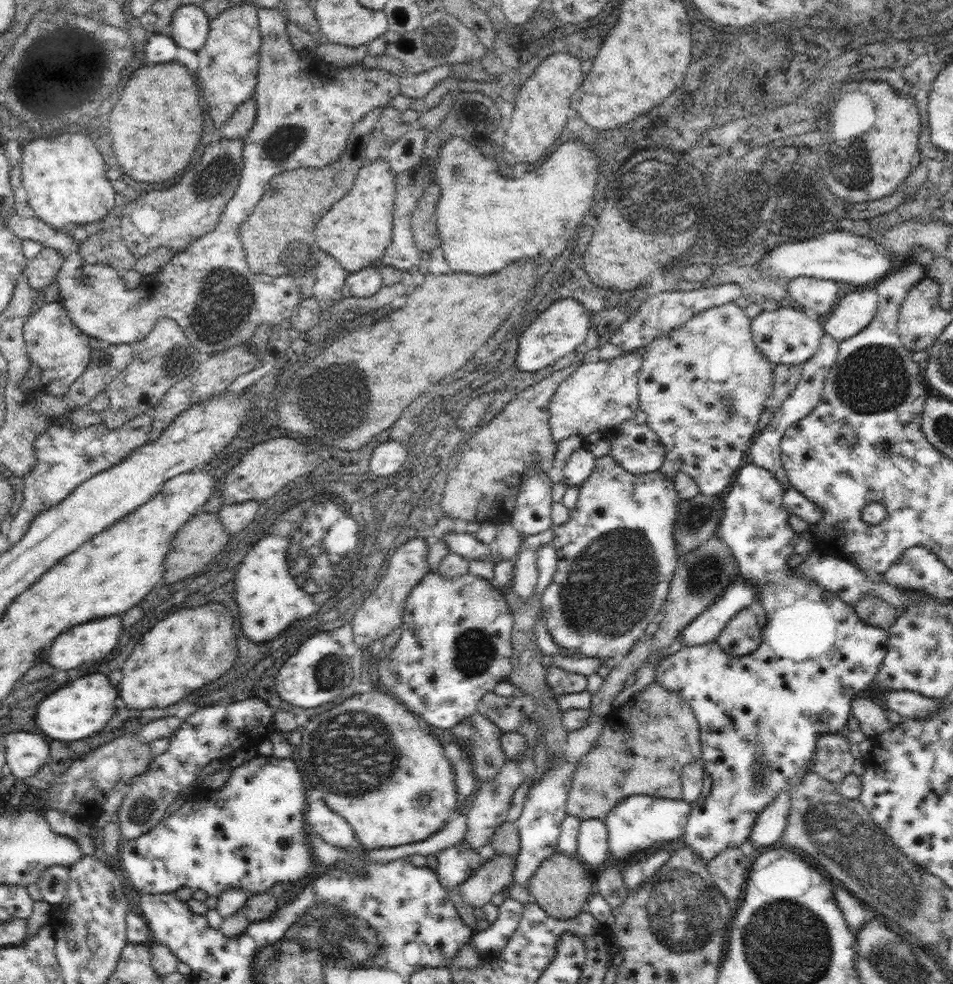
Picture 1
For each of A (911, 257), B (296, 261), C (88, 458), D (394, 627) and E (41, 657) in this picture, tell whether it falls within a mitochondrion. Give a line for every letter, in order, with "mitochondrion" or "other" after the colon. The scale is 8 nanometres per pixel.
A: other
B: mitochondrion
C: mitochondrion
D: other
E: other

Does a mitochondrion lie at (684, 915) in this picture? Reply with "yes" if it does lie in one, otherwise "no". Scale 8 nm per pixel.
yes

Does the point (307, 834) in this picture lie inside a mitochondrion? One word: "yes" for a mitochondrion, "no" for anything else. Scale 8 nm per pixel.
no

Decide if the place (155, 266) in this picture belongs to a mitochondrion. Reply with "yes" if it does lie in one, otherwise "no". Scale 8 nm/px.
no

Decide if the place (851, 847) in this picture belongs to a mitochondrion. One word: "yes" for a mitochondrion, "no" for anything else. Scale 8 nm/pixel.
yes

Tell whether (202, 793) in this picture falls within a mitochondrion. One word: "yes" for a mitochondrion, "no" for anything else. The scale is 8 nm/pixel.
no

